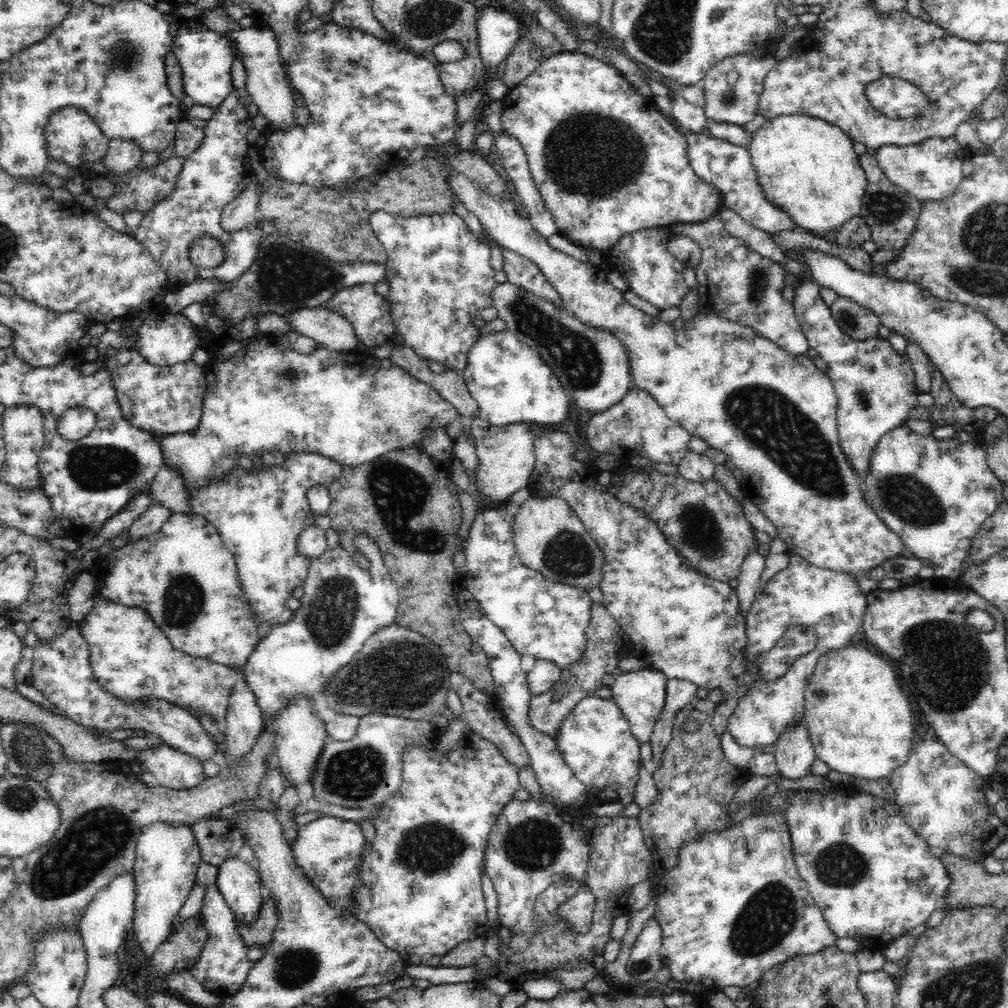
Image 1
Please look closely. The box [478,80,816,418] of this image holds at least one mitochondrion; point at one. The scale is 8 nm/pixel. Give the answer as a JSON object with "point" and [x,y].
{"point":[587,155]}

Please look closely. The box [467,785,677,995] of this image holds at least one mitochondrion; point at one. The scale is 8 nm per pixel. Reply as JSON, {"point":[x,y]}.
{"point":[534,844]}

